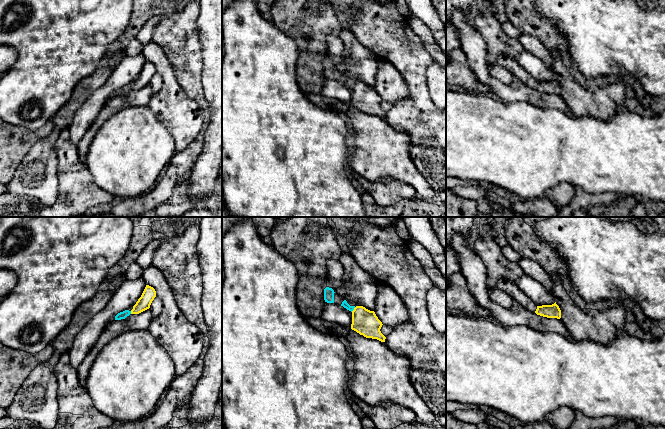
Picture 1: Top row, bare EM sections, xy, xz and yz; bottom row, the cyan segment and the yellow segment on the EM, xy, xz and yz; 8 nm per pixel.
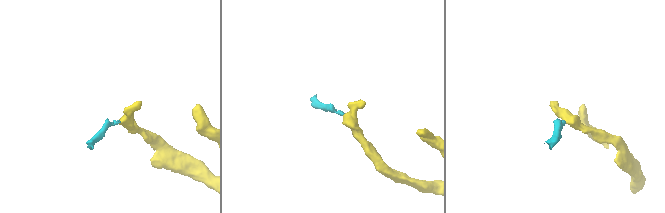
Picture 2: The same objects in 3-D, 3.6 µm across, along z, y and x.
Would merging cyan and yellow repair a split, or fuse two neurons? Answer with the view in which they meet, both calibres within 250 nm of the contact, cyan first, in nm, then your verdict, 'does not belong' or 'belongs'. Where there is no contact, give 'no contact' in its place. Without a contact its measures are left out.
meets cyan in xz; 50 nm thick on the cyan side, 200 nm on the other; does not belong

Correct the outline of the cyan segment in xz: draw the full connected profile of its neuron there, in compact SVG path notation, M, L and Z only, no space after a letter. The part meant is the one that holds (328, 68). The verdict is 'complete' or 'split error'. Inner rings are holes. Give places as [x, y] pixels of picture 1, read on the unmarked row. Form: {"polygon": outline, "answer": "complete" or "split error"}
{"polygon": "M326 63L324 65L325 78L341 81L347 86L352 88L354 84L357 82L356 79L338 71L336 66L337 66L336 64L329 64L329 63Z", "answer": "split error"}

